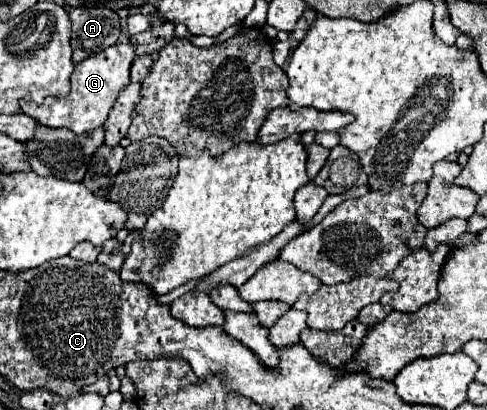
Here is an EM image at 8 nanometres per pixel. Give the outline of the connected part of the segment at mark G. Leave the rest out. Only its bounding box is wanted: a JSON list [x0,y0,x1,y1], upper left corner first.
[22,42,134,134]

